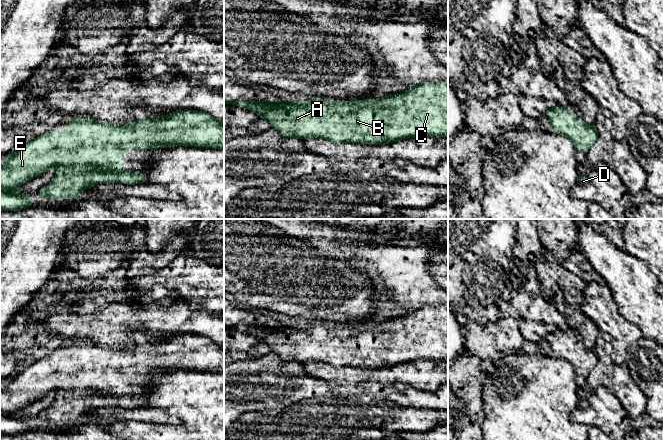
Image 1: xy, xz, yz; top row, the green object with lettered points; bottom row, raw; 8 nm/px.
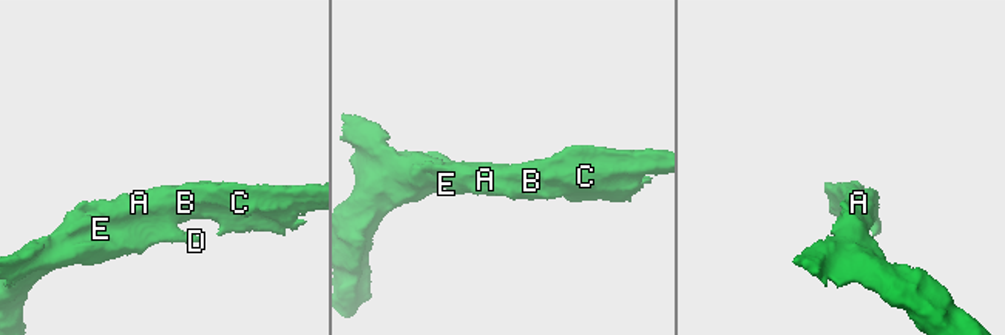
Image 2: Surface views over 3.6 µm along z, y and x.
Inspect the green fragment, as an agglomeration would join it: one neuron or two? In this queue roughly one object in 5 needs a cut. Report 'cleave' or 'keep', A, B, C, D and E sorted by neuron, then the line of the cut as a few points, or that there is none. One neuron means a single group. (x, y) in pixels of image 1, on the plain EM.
keep | A B C D E | no cut

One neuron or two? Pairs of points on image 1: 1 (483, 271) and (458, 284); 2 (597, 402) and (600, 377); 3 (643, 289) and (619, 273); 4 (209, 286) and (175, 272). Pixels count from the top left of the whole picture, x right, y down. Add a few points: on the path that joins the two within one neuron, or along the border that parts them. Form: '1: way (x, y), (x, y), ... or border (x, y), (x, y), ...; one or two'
1: way (478, 278), (470, 286), (465, 286); one
2: border (589, 391), (605, 386), (619, 400); two
3: way (637, 289), (625, 279); one
4: way (201, 283), (183, 275); one

